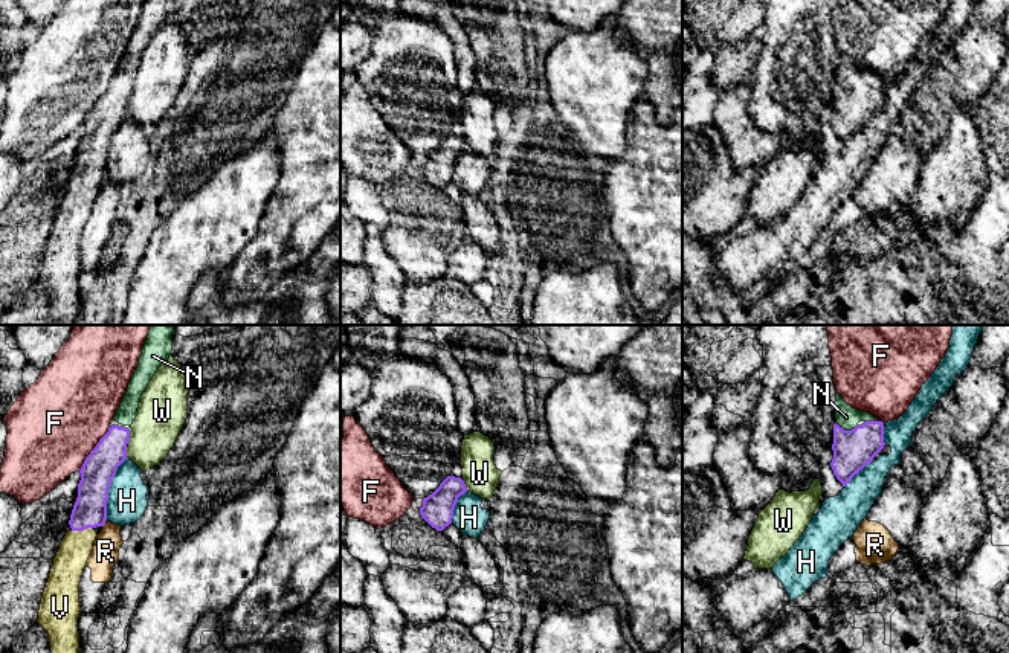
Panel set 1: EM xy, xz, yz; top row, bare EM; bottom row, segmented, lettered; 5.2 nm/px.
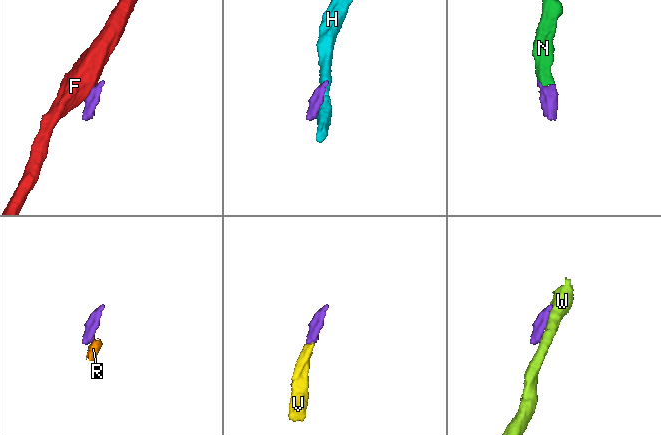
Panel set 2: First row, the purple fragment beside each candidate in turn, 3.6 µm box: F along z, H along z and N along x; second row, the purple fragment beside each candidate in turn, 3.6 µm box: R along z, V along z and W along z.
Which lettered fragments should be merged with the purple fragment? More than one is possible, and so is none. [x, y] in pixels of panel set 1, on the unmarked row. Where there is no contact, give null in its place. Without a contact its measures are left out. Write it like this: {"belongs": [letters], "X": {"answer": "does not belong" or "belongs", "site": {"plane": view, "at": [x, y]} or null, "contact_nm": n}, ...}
{"belongs": ["N", "V"], "F": {"answer": "does not belong", "site": {"plane": "xy", "at": [93, 107]}, "contact_nm": 280}, "H": {"answer": "does not belong", "site": {"plane": "xy", "at": [109, 145]}, "contact_nm": 340}, "N": {"answer": "belongs", "site": {"plane": "yz", "at": [846, 89]}, "contact_nm": 120}, "R": {"answer": "does not belong", "site": {"plane": "xy", "at": [103, 183]}, "contact_nm": 30}, "V": {"answer": "belongs", "site": {"plane": "xy", "at": [81, 188]}, "contact_nm": 110}, "W": {"answer": "does not belong", "site": {"plane": "xy", "at": [128, 95]}, "contact_nm": 70}}

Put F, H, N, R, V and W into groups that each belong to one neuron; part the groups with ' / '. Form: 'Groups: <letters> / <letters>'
Groups: F / H / N V / R / W

